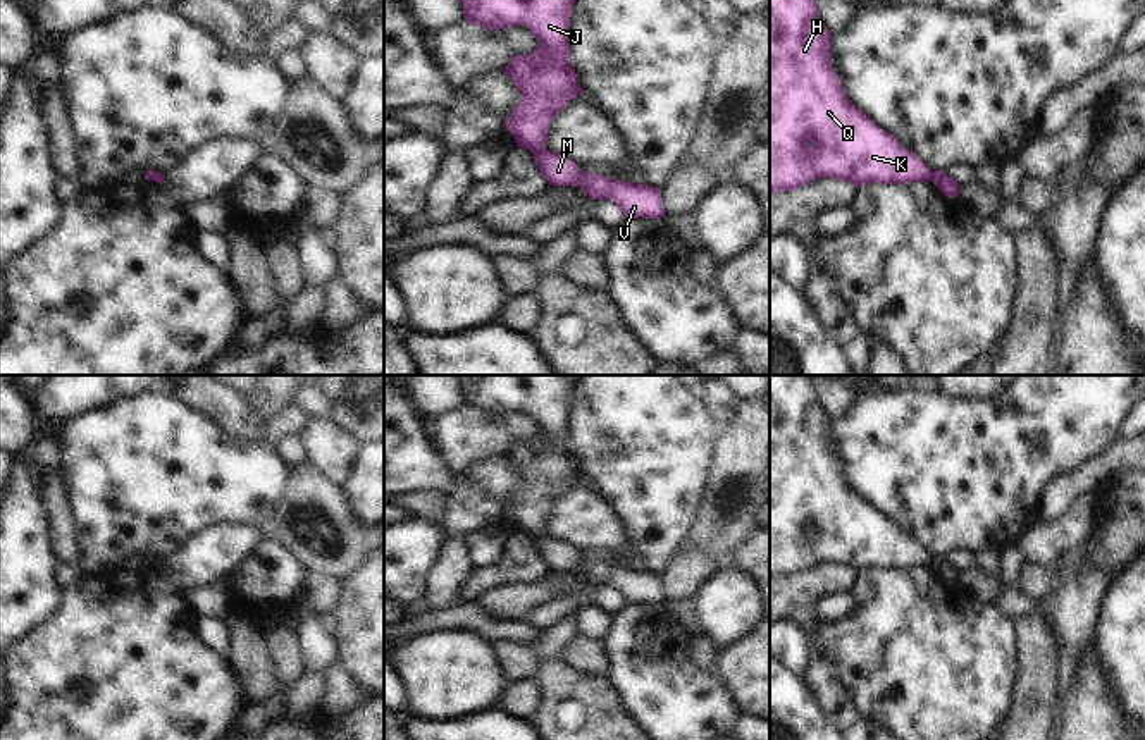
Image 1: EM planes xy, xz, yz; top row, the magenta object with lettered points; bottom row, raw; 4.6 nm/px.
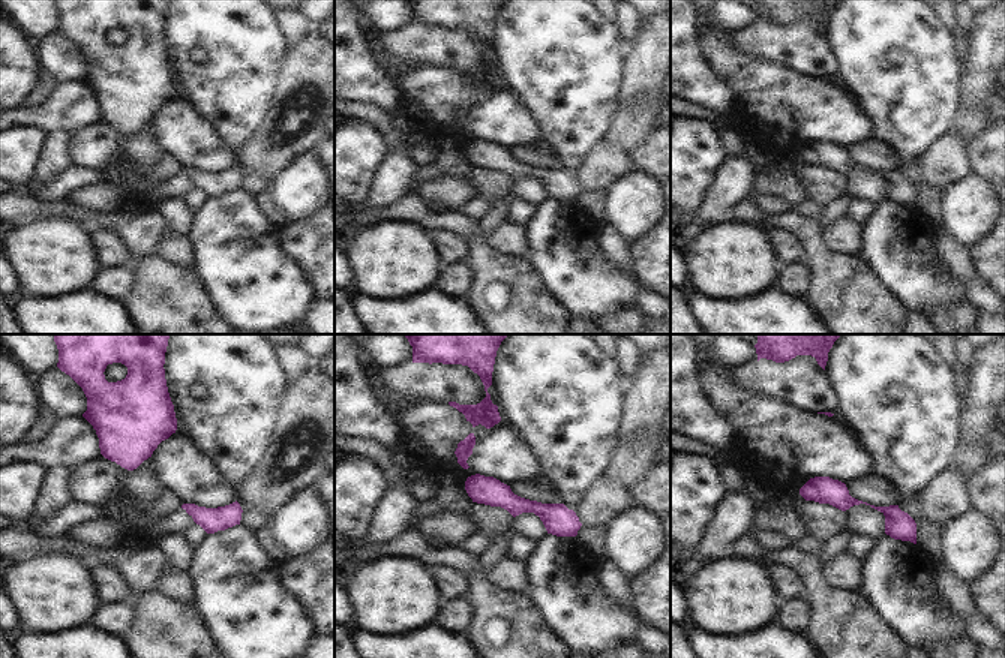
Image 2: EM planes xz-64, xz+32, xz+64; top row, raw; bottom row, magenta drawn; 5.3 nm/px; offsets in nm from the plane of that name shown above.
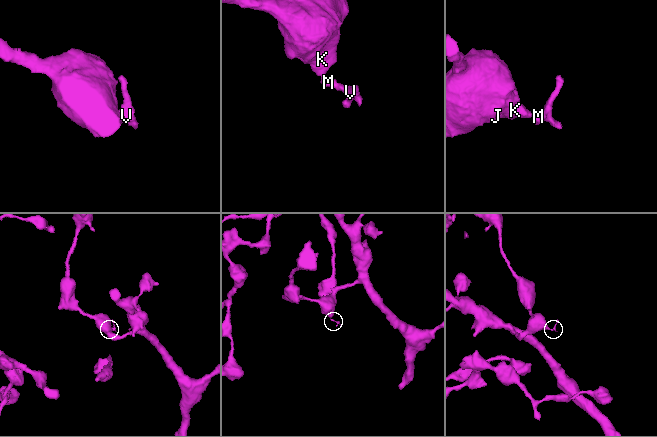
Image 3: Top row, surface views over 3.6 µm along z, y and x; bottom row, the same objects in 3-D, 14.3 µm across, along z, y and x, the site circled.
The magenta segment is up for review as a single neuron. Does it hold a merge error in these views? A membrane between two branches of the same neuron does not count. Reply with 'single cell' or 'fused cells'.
fused cells

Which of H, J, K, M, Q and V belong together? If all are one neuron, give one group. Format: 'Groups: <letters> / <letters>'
Groups: H J K Q / M V

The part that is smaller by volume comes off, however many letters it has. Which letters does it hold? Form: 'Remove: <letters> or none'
Remove: M, V

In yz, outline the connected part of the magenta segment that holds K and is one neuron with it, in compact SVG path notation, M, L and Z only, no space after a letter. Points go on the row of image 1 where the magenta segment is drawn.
M770 0L770 196L778 191L794 191L820 177L849 181L856 188L871 182L930 181L928 165L880 129L845 96L830 64L830 40L832 33L823 24L814 0Z

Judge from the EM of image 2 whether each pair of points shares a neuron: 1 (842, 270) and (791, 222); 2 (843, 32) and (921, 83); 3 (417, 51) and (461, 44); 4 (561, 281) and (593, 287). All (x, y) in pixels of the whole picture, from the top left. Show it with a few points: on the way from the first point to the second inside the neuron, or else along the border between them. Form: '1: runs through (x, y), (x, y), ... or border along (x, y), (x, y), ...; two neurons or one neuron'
1: runs through (830, 260), (803, 233); one neuron
2: runs through (863, 51), (881, 72), (902, 74); one neuron
3: runs through (428, 47), (450, 47); one neuron
4: runs through (569, 281), (582, 281), (585, 284); one neuron

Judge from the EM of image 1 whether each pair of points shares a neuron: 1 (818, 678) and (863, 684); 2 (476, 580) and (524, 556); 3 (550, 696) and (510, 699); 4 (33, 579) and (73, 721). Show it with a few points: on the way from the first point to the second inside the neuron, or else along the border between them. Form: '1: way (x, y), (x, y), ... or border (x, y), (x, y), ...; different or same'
1: border (818, 649), (830, 659), (849, 701), (863, 716); different
2: way (488, 577), (512, 568); same
3: border (534, 680), (539, 689), (539, 706), (529, 720); different
4: border (62, 591), (59, 606), (18, 642); different

